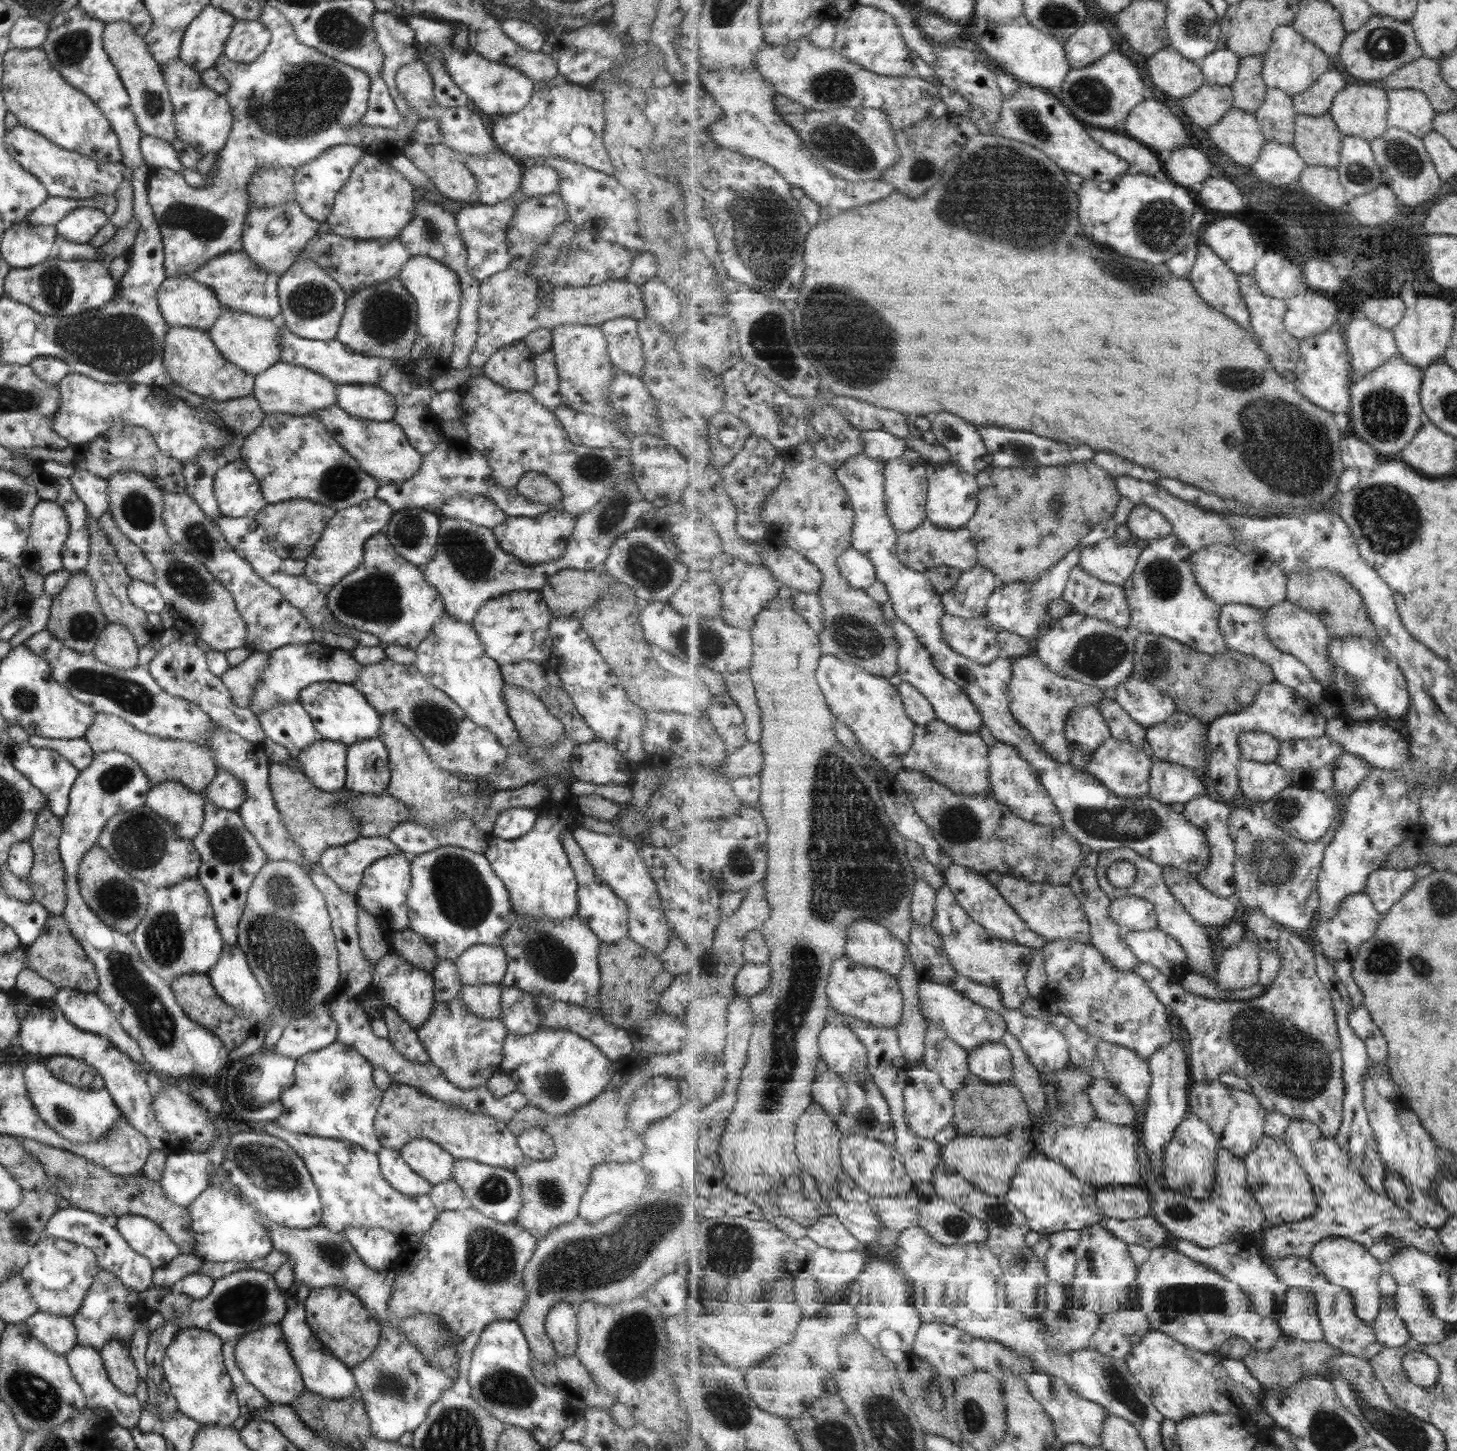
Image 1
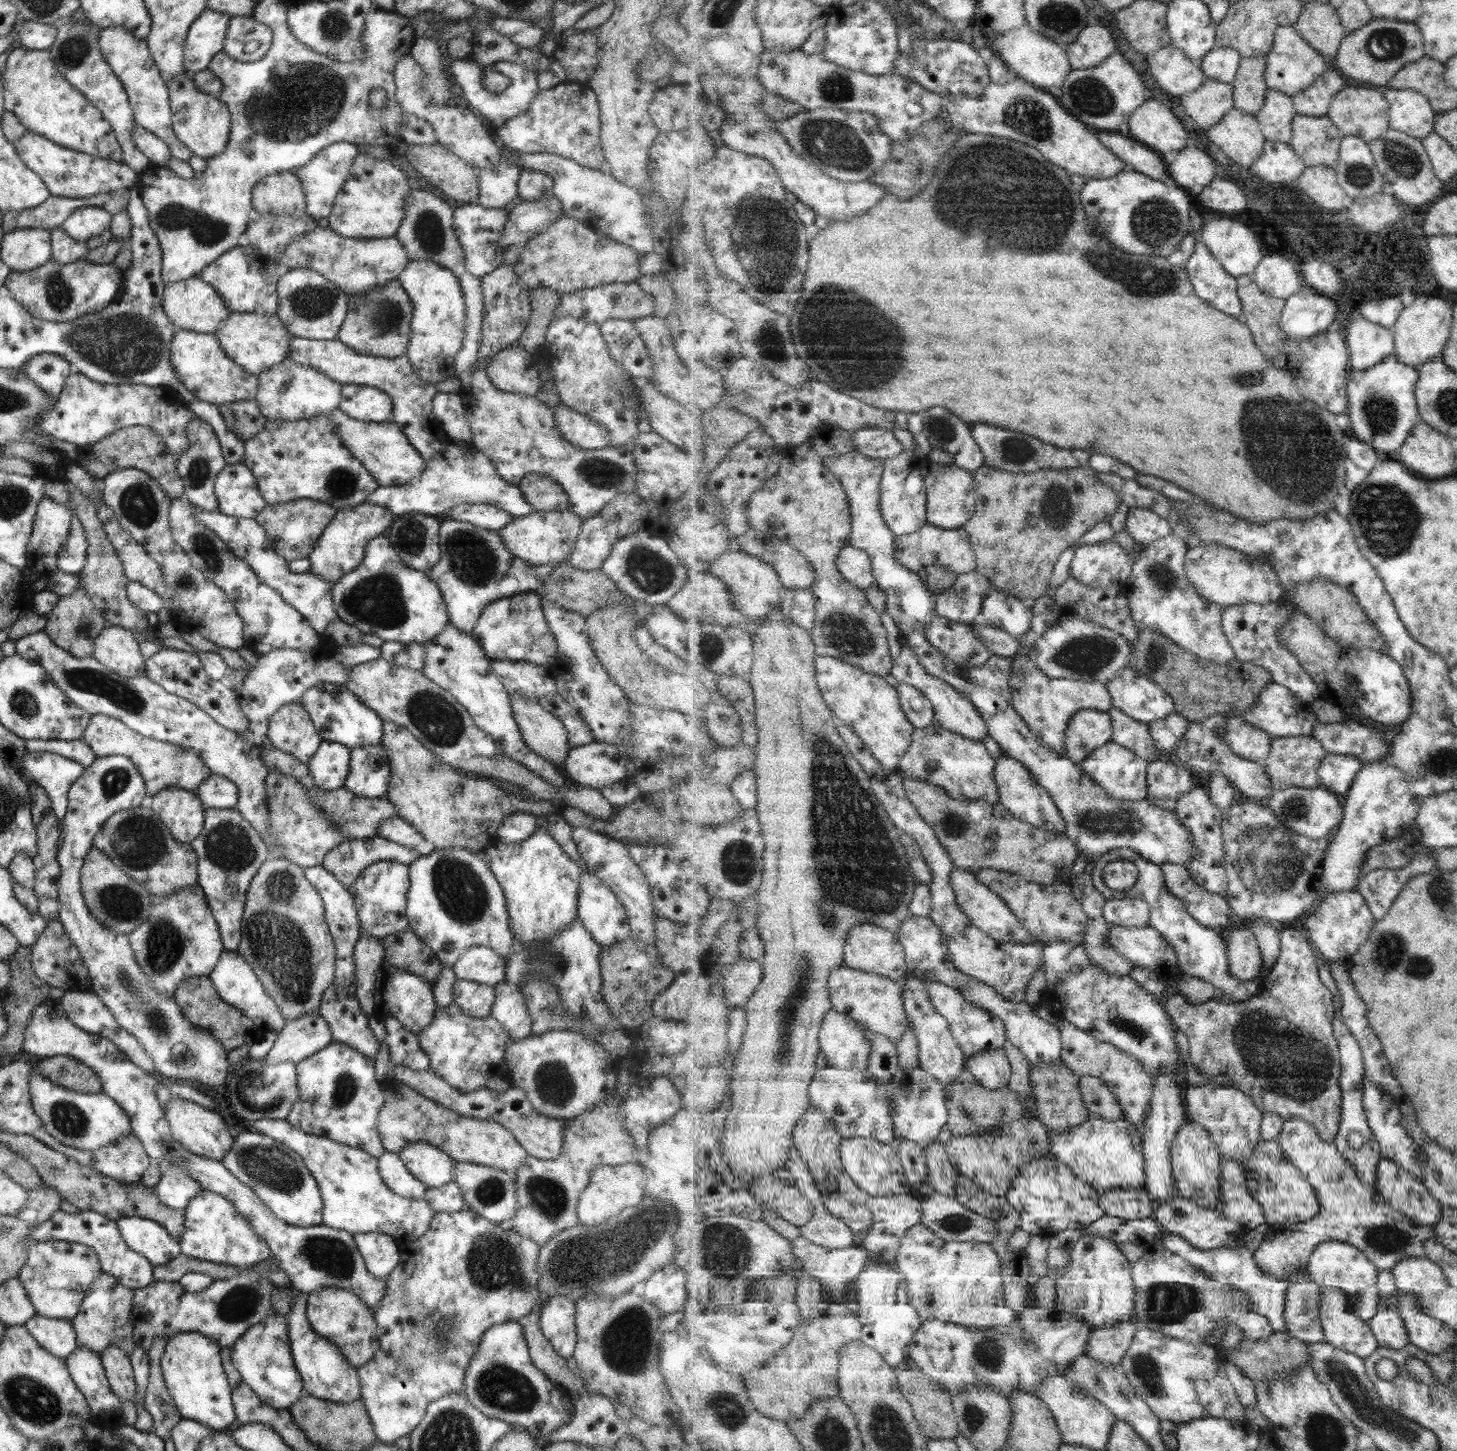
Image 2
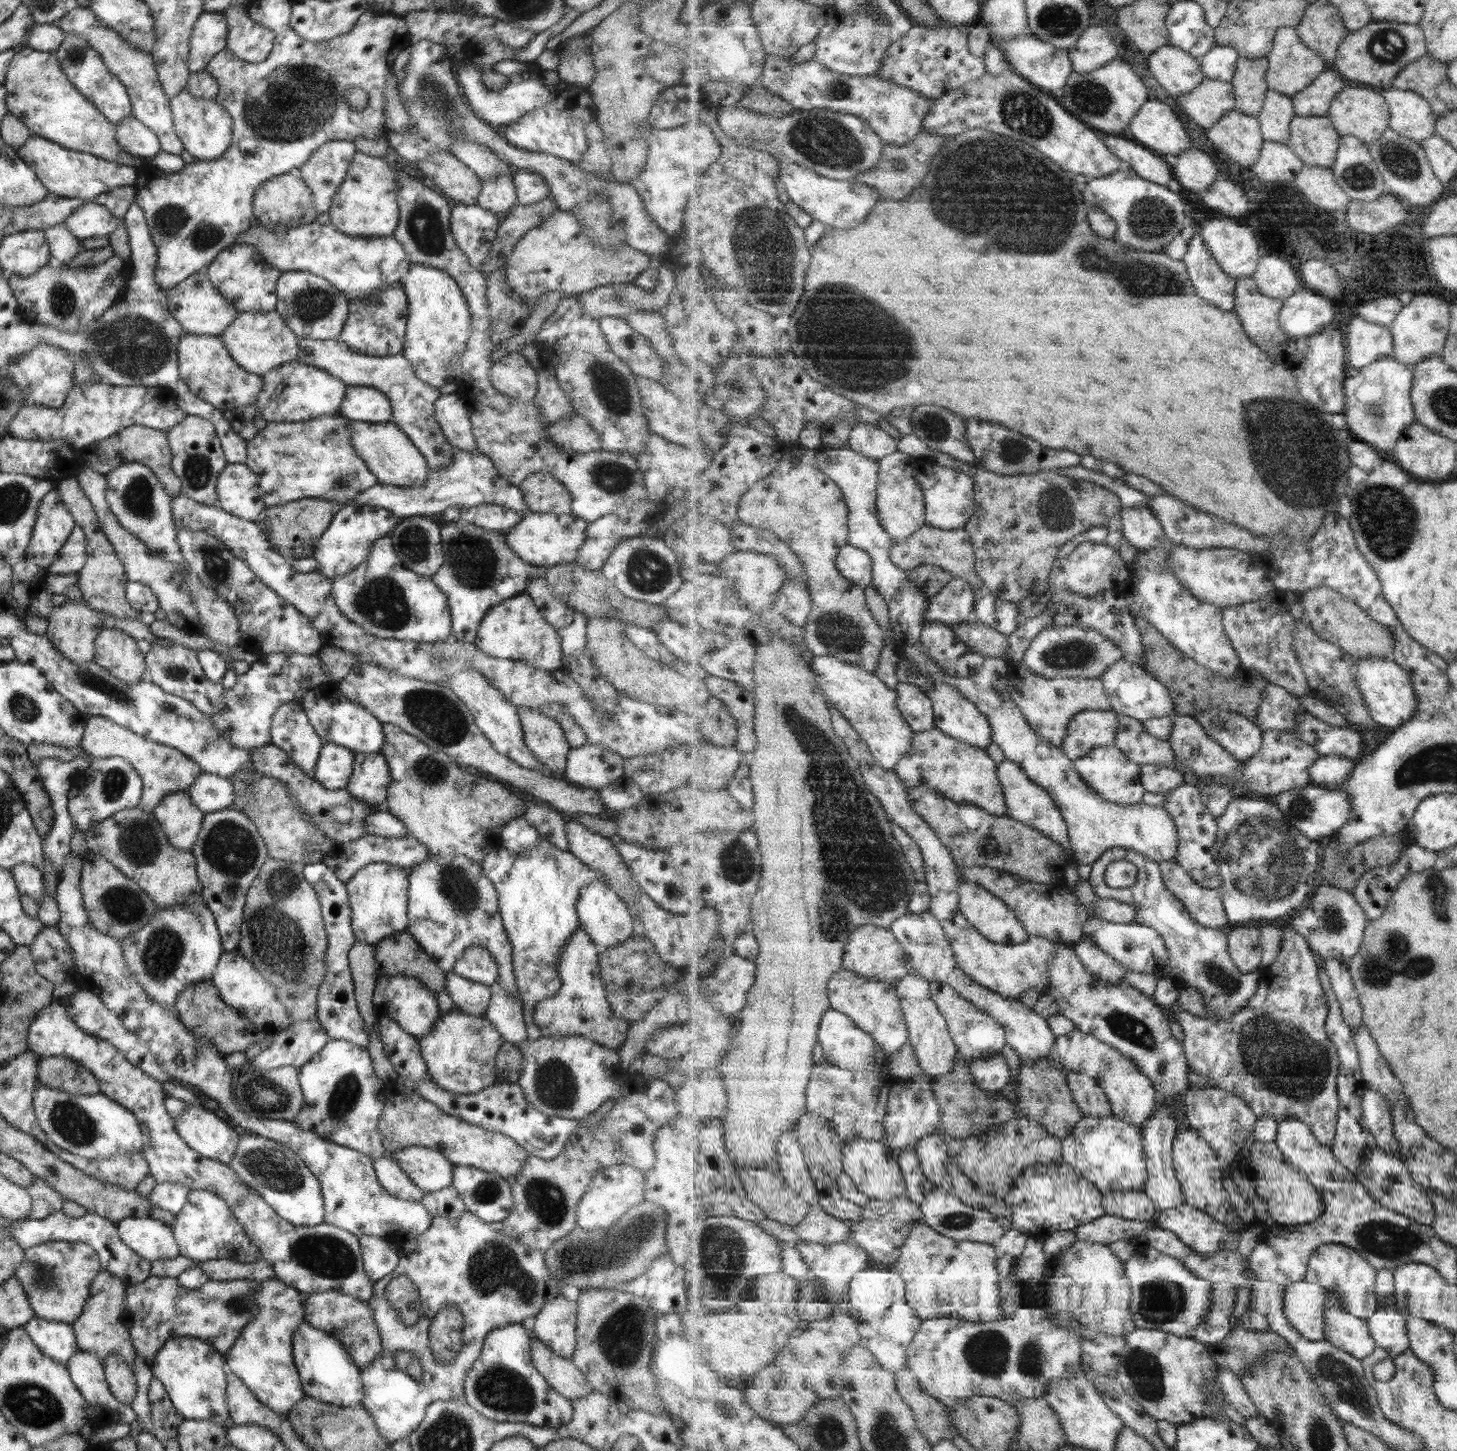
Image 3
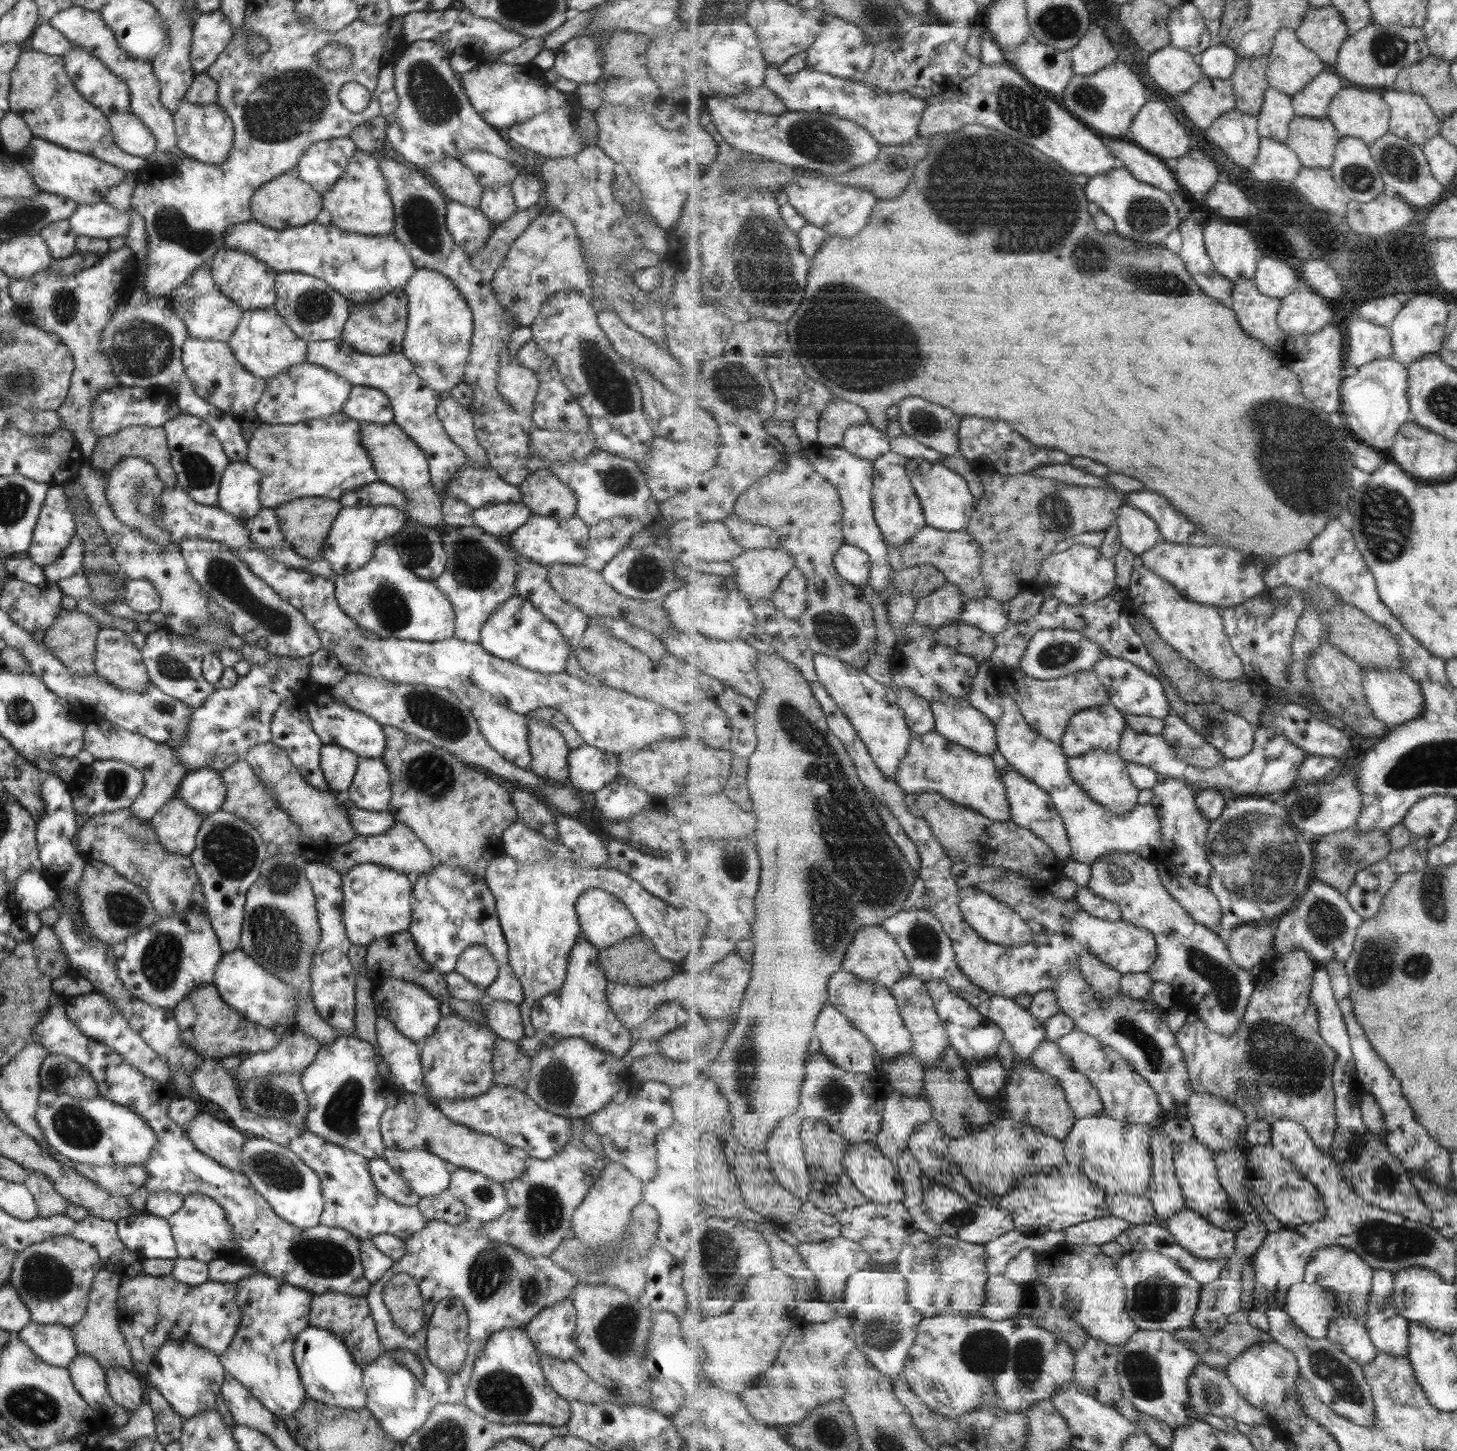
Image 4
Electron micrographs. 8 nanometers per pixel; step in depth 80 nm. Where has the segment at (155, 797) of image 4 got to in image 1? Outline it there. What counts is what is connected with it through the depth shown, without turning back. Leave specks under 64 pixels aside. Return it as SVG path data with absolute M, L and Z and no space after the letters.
M95 713L82 738L88 742L94 755L110 751L127 754L144 772L150 787L165 781L179 781L187 791L201 794L217 774L211 751L204 744L145 734L115 715Z

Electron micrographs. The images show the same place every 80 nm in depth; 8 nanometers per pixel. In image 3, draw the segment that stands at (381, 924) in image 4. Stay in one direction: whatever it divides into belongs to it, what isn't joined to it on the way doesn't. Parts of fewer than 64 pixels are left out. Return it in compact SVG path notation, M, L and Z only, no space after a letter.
M387 863L363 865L351 880L344 883L349 910L350 927L354 939L365 944L375 944L379 940L405 932L407 928L408 871Z

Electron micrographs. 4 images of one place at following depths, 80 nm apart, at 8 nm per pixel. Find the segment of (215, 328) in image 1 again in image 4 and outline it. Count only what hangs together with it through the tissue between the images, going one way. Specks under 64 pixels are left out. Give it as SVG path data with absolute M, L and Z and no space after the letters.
M272 309L243 311L241 320L227 341L230 352L247 372L262 379L271 378L301 362L306 362L307 346Z

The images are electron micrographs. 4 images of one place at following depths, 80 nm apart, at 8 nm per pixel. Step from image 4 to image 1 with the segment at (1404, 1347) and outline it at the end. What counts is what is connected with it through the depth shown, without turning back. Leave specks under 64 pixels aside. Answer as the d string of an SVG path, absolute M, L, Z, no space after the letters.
M1383 1294L1381 1296L1379 1316L1375 1318L1373 1327L1377 1334L1377 1340L1384 1348L1401 1347L1412 1339L1406 1321L1396 1313L1397 1305L1394 1295Z

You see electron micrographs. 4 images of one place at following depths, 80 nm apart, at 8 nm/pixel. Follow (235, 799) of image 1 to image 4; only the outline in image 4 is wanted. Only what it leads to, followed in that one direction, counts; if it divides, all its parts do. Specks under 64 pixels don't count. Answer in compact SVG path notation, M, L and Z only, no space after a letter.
M200 768L189 771L181 778L174 797L183 801L199 815L209 815L219 810L219 805L225 800L225 787L220 776L213 770Z

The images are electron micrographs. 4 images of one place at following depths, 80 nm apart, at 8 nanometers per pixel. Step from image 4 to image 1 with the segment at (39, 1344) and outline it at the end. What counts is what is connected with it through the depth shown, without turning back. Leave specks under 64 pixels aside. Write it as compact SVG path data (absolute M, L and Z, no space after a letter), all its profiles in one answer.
M37 1311L23 1323L33 1338L55 1354L64 1355L76 1345L76 1330L69 1316L53 1316Z

